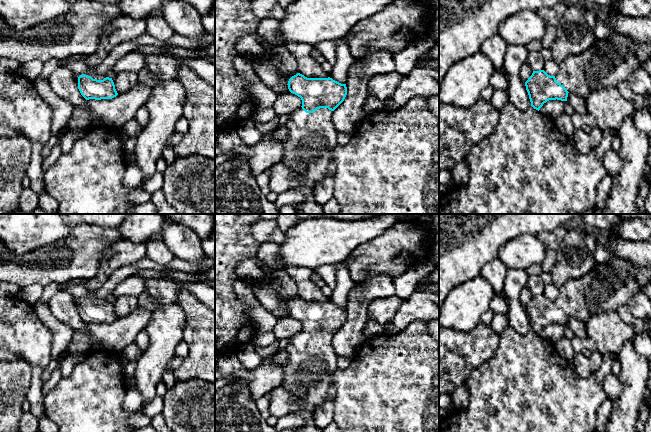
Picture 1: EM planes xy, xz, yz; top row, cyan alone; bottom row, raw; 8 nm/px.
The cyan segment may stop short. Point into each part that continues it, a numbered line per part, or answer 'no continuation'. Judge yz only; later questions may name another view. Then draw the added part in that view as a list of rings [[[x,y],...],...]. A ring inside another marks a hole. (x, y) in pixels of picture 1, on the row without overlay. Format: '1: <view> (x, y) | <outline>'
1: yz (606, 287) | [[[611,255],[608,265],[596,264],[586,275],[565,283],[559,289],[559,295],[555,302],[569,317],[575,317],[585,322],[598,312],[616,311],[619,306],[628,305],[647,284],[651,284],[651,272],[649,270],[633,266],[630,262]]]

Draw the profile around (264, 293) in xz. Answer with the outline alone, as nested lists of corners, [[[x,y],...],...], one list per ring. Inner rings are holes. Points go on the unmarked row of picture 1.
[[[269,283],[256,285],[252,287],[252,290],[260,304],[276,317],[280,319],[290,316],[287,307],[278,301],[277,295]]]

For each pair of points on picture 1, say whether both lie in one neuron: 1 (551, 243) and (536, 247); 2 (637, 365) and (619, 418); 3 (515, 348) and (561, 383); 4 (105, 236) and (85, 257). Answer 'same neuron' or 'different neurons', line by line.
1: different neurons
2: same neuron
3: same neuron
4: same neuron

